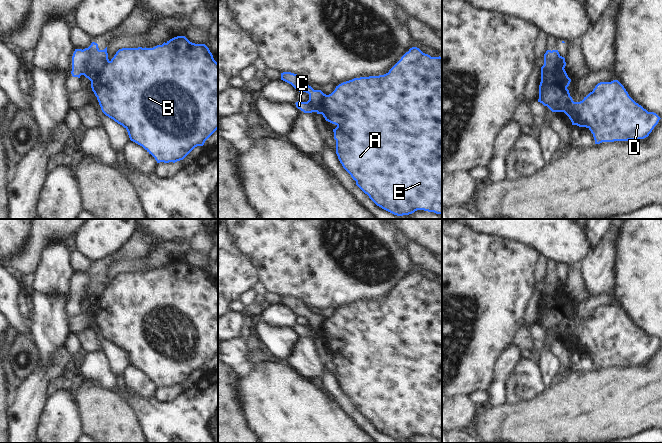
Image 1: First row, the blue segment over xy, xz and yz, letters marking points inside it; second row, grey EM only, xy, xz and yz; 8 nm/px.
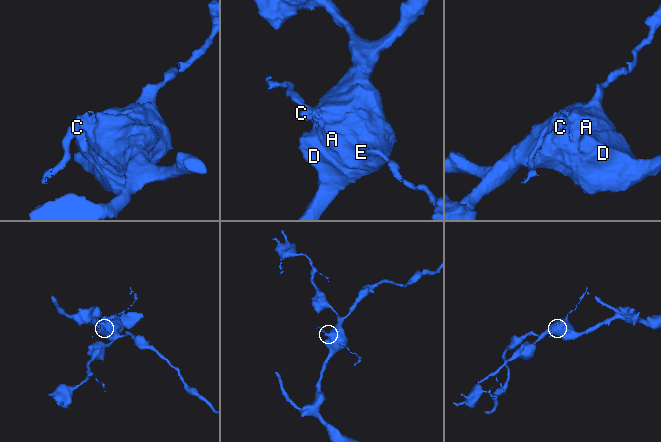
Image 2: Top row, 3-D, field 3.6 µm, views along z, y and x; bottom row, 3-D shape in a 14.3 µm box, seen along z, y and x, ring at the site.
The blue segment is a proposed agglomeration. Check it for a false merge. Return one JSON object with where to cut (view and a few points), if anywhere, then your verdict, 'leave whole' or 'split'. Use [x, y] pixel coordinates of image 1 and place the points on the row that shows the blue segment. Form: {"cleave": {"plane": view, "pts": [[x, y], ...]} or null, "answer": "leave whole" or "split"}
{"cleave": {"plane": "xy", "pts": [[110, 61], [101, 75], [91, 82]]}, "answer": "split"}

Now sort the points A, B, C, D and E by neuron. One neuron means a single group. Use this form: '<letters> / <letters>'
A B D E / C

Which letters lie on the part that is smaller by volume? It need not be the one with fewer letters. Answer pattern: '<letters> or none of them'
C

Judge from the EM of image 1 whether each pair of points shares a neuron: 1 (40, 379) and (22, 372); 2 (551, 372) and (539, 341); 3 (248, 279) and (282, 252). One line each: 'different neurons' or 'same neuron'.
1: different neurons
2: same neuron
3: different neurons

